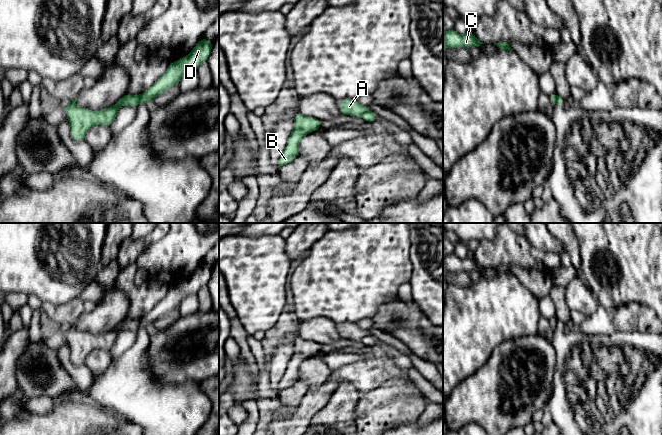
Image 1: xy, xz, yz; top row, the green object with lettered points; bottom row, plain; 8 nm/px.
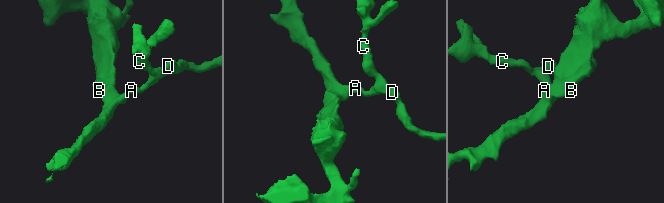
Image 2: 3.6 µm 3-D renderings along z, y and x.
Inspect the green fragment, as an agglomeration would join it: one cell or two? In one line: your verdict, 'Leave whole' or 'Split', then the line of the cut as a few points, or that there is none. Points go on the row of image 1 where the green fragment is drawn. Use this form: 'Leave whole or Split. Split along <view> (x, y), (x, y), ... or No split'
Split. Split along xy (141, 95), (138, 103)

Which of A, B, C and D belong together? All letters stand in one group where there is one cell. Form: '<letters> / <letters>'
A B / C D

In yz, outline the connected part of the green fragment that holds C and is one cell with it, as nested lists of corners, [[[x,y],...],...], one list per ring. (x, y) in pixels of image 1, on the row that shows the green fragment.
[[[454,29],[443,31],[443,49],[454,49],[458,47],[469,49],[472,46],[479,47],[480,44],[485,43],[480,42],[472,32],[468,32],[465,35],[460,35]]]

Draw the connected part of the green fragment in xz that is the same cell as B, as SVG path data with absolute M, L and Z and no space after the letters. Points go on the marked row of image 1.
M296 113L294 116L293 130L286 143L286 147L278 160L278 166L283 166L291 162L299 155L299 143L307 134L316 131L321 127L321 120Z

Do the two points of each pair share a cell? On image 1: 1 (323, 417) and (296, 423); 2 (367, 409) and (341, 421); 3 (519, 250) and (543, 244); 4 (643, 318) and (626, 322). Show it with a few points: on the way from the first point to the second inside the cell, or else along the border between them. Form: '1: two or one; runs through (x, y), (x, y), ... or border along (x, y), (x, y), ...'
1: two; border along (327, 402), (313, 417), (310, 424)
2: two; border along (361, 395), (355, 411), (353, 424)
3: two; border along (517, 233), (536, 248), (556, 254)
4: one; runs through (639, 318), (630, 318)

